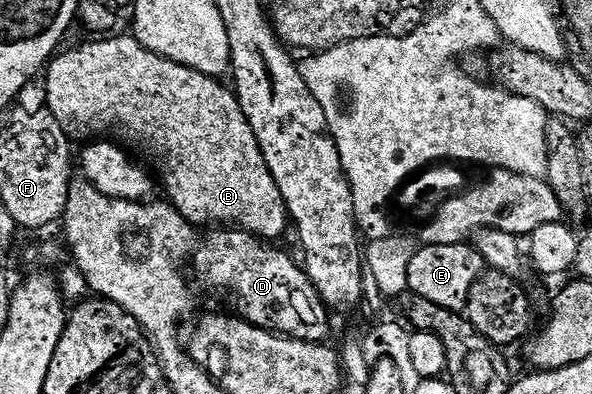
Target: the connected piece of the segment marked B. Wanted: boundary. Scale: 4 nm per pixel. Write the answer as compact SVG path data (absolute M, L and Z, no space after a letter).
M107 36L102 39L104 42L87 42L84 46L77 47L76 50L69 50L65 54L63 54L64 52L58 53L55 57L52 57L46 67L47 102L45 102L45 108L58 120L68 138L79 144L87 144L92 140L110 140L126 148L132 155L138 156L140 159L147 158L148 163L146 162L146 165L154 171L157 178L157 173L159 173L159 178L163 181L168 196L171 197L168 198L170 205L174 206L177 213L186 222L191 223L192 227L200 228L199 226L207 225L207 227L210 227L212 224L218 224L223 228L238 228L247 231L254 234L259 240L282 239L283 233L287 231L289 225L287 205L281 196L281 188L277 188L277 180L273 180L273 176L269 172L269 164L265 164L265 156L257 144L257 136L253 136L253 128L249 128L249 120L245 120L245 112L241 112L241 104L235 96L234 89L227 87L226 90L220 79L210 78L193 68L185 68L173 60L149 52L134 36L115 37Z

